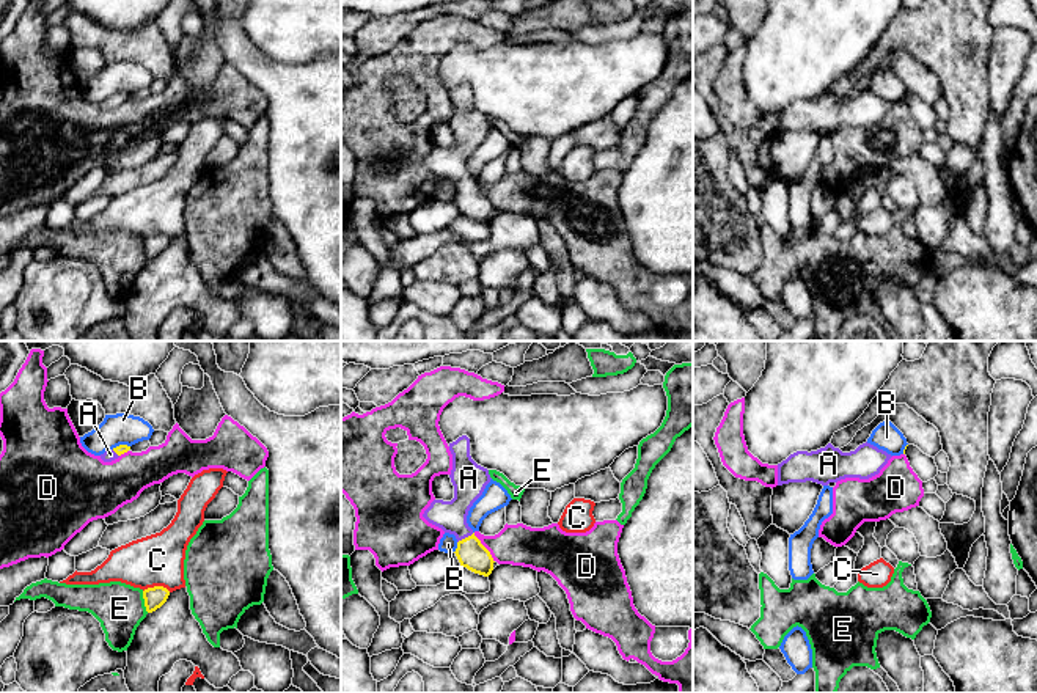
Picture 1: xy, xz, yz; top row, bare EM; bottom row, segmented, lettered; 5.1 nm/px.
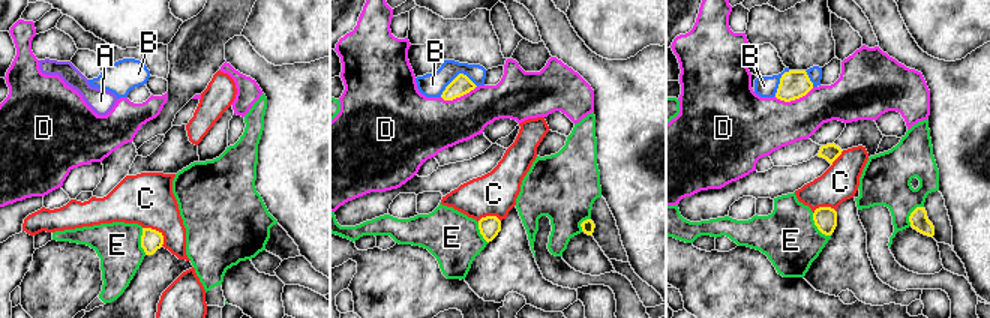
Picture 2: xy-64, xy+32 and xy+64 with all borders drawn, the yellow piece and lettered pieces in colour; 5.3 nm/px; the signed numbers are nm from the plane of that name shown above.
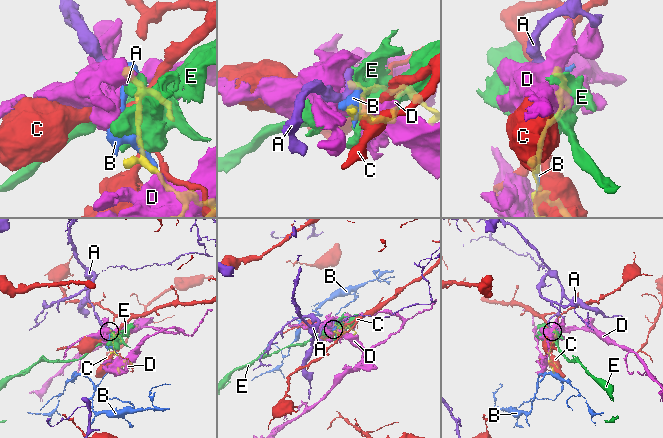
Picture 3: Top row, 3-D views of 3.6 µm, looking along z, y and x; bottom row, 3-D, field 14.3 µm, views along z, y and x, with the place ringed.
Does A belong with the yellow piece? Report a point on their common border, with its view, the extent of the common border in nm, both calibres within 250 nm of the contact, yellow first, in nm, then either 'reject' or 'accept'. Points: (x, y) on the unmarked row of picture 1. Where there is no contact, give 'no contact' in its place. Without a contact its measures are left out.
contact xz (465, 186); length 100 nm; calibres 150 and 160 nm; accept

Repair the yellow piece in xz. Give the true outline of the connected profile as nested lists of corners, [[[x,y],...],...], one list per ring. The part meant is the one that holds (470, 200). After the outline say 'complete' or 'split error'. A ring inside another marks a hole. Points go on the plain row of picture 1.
[[[467,83],[449,91],[449,99],[453,102],[449,126],[454,134],[454,146],[451,149],[434,148],[423,165],[445,181],[456,184],[457,196],[454,201],[462,215],[489,225],[495,209],[468,174],[467,163],[492,126],[487,116],[471,107]]]; split error

